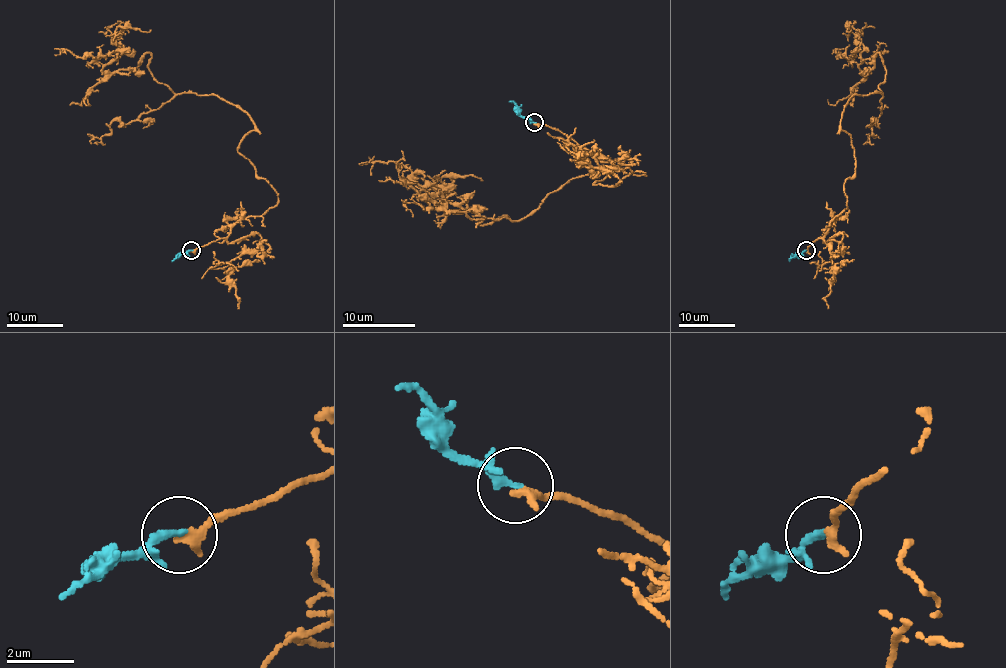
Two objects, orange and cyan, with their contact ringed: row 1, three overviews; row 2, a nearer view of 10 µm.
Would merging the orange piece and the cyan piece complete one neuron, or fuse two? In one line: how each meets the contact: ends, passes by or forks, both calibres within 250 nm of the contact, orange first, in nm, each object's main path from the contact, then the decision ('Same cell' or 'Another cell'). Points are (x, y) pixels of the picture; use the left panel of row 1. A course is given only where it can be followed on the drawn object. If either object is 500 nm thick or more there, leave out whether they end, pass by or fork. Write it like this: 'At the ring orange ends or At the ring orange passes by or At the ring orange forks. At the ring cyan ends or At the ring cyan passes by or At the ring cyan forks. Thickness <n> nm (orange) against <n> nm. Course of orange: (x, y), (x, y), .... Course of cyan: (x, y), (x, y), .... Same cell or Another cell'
At the ring orange ends. At the ring cyan ends. Thickness 300 nm (orange) against 280 nm. Course of orange: (192, 251), (278, 196), (237, 150), (245, 112), (175, 94), (146, 53), (105, 73), (121, 26), (151, 30). Course of cyan: (192, 251), (180, 254), (172, 261). Same cell

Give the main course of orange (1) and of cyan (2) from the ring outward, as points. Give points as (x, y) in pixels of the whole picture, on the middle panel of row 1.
1: (535, 123), (645, 175), (593, 184), (614, 166), (569, 179), (527, 215), (488, 224), (422, 190), (482, 181)
2: (535, 123), (520, 114), (509, 101)

